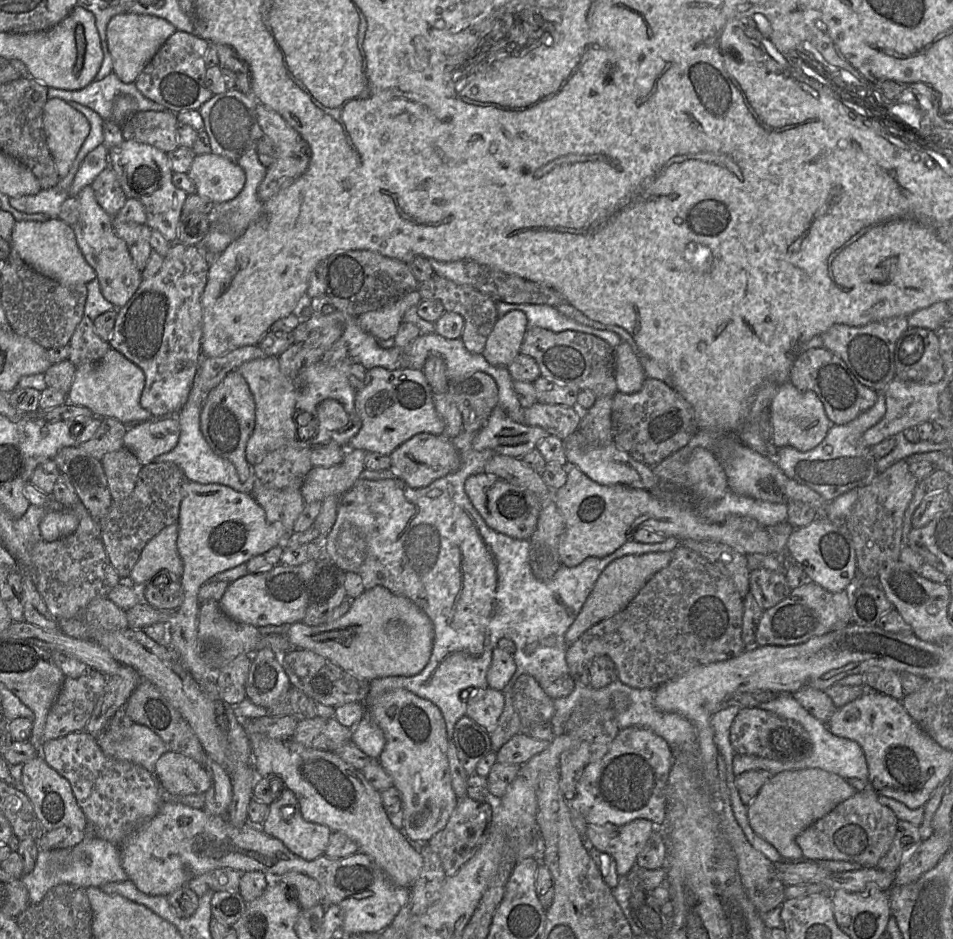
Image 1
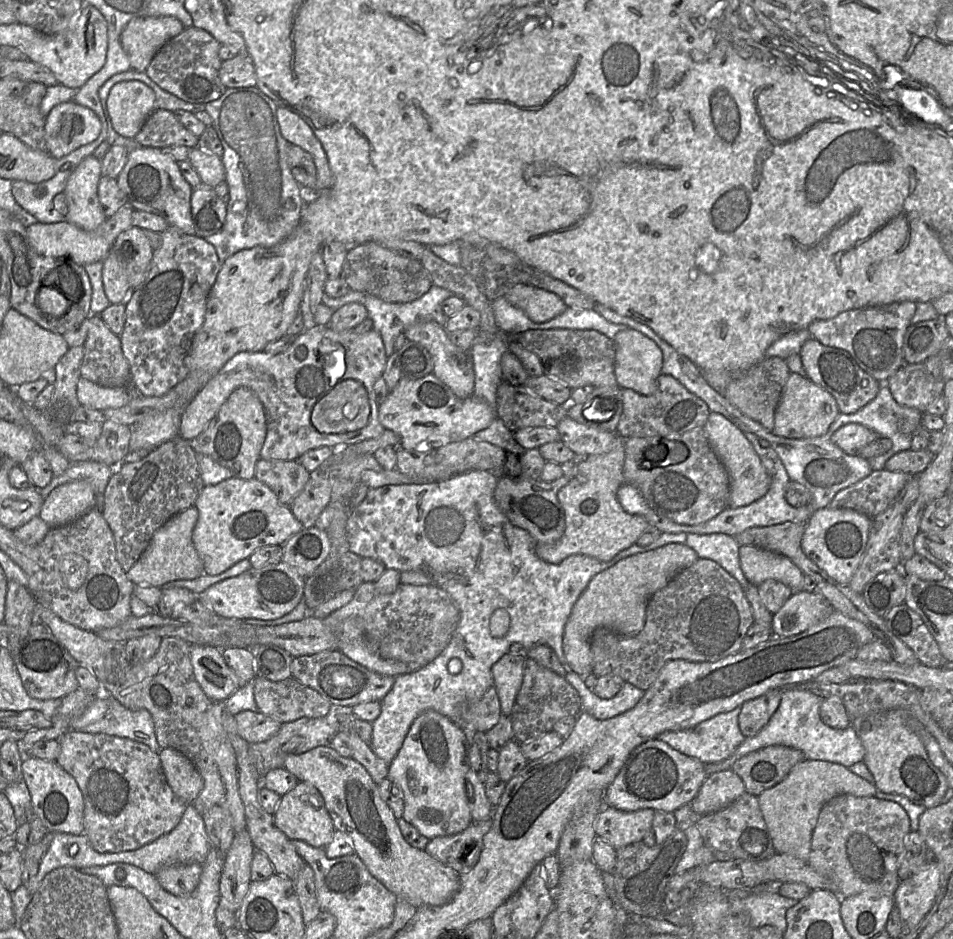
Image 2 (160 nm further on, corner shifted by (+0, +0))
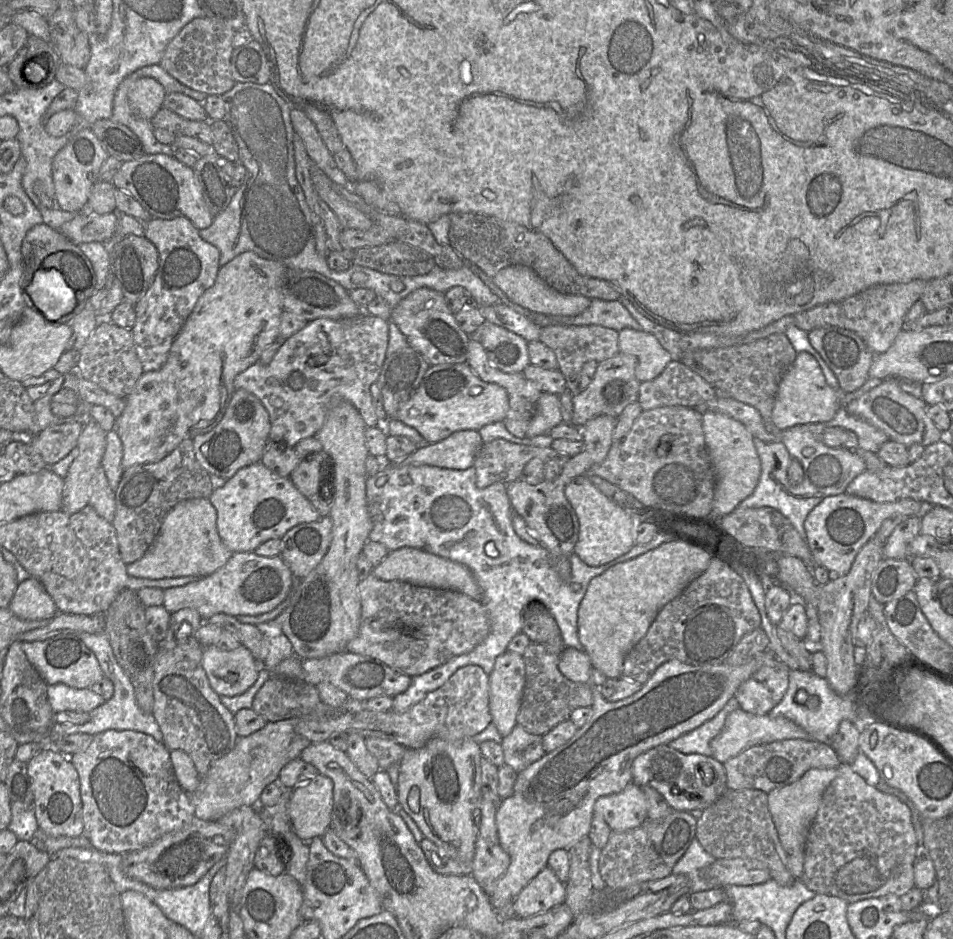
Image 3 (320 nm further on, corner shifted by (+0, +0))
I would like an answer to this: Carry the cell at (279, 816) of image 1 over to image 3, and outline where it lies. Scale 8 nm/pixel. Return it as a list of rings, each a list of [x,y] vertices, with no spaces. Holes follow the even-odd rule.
[[[321,774],[298,785],[291,791],[288,815],[296,835],[309,843],[315,837],[323,837],[330,827],[333,803],[333,781]]]

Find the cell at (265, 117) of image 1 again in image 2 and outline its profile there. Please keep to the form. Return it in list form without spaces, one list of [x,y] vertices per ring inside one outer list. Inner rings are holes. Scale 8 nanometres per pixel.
[[[278,107],[276,115],[282,136],[312,156],[317,170],[317,189],[329,189],[333,184],[333,174],[325,151],[311,127],[299,115],[286,108]]]

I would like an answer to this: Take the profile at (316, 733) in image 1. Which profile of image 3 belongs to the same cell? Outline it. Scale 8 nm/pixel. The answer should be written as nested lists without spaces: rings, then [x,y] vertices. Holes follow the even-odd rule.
[[[298,718],[268,722],[265,727],[246,737],[238,737],[234,748],[222,758],[214,761],[208,772],[200,778],[198,788],[189,795],[197,819],[217,821],[230,811],[242,807],[257,807],[262,791],[271,783],[278,781],[279,773],[292,760],[298,758],[312,743],[299,735],[295,728]]]

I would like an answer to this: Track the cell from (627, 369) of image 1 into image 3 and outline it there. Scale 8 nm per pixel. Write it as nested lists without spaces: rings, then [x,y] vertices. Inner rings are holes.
[[[624,328],[619,331],[619,349],[636,360],[635,376],[641,382],[658,377],[669,362],[669,352],[651,333]]]

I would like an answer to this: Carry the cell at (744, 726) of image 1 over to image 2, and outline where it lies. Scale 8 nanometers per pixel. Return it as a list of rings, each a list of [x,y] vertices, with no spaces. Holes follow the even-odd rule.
[[[773,689],[741,705],[738,721],[744,737],[752,737],[766,726],[778,709],[782,694],[782,689]]]

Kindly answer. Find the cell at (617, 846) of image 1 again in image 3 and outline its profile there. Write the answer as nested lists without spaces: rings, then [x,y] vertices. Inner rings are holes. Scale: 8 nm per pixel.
[[[629,783],[621,792],[602,796],[594,804],[596,814],[603,817],[613,832],[625,832],[635,829],[648,819],[648,801],[643,788],[635,783]]]

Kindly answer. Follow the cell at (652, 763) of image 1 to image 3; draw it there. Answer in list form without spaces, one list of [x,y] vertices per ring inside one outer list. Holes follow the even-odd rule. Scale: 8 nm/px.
[[[659,745],[636,757],[632,764],[632,782],[640,787],[652,787],[657,790],[674,811],[704,810],[710,805],[701,800],[697,790],[702,786],[705,771],[708,771],[710,767],[712,769],[711,776],[714,777],[714,789],[717,789],[716,800],[718,800],[728,790],[723,764],[713,757],[700,754],[683,754],[669,745]],[[697,770],[699,770],[699,778],[695,782]]]

